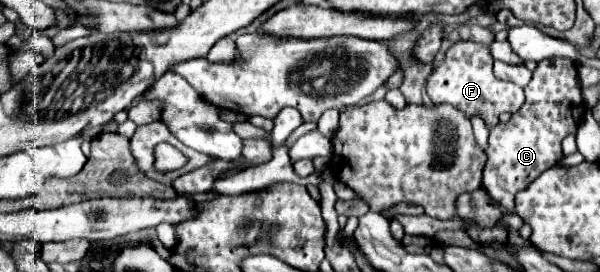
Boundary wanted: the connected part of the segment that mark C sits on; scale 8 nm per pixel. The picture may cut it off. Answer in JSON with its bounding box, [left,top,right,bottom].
[484,58,584,212]

